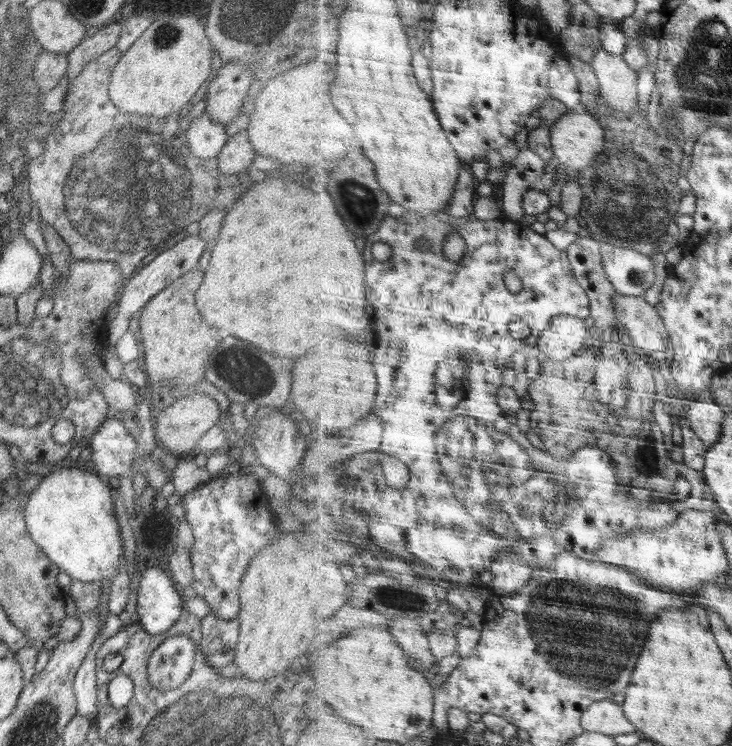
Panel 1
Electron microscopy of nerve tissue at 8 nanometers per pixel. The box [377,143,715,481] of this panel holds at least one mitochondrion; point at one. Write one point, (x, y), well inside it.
(637, 277)

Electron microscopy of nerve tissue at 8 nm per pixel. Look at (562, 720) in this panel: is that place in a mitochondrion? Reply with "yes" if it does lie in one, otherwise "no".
no

